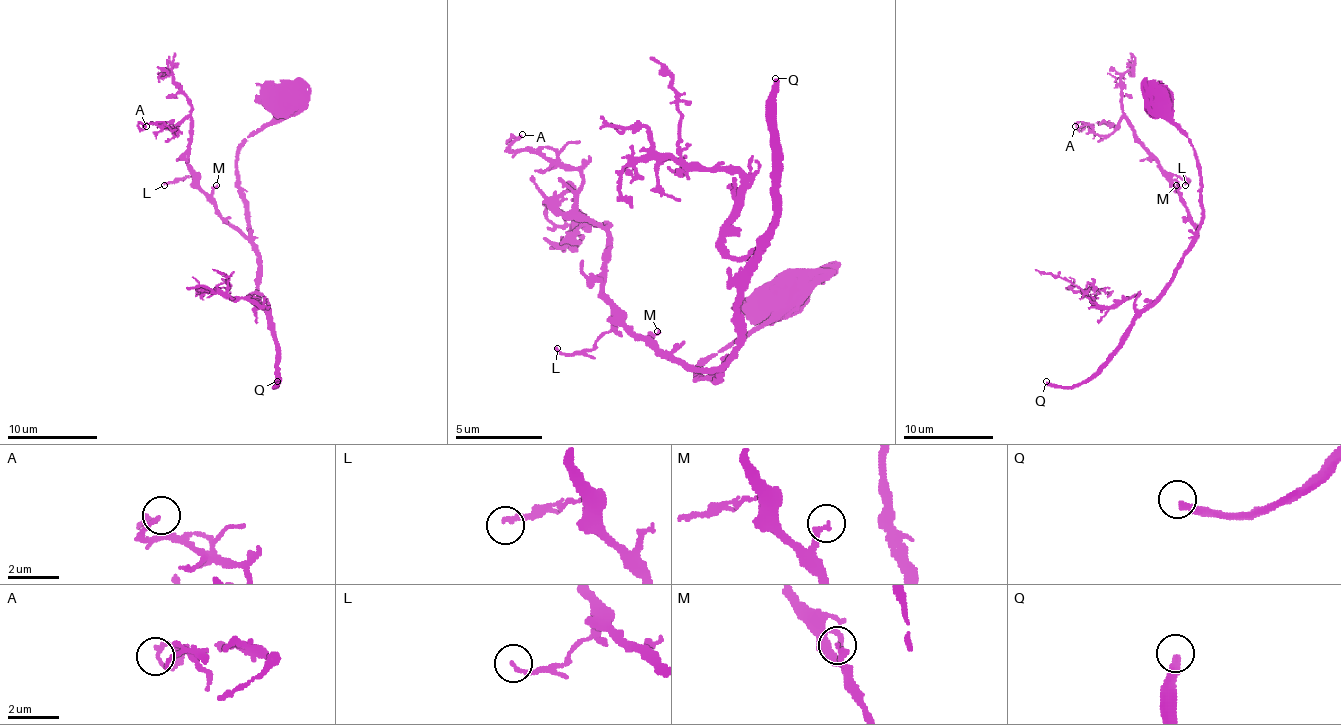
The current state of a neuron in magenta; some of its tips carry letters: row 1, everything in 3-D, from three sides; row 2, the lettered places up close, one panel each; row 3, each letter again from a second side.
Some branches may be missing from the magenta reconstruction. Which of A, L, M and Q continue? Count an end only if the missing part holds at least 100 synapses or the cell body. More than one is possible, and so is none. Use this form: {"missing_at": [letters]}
{"missing_at": ["Q"]}

